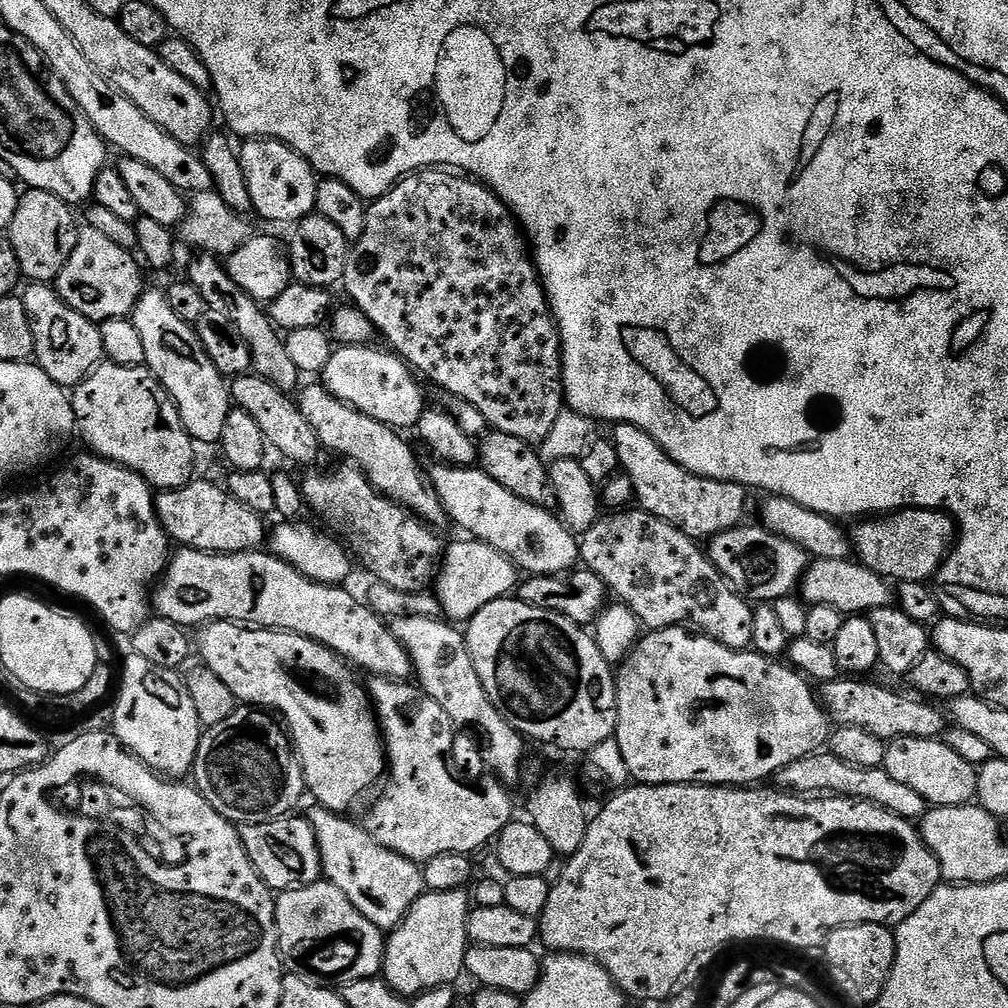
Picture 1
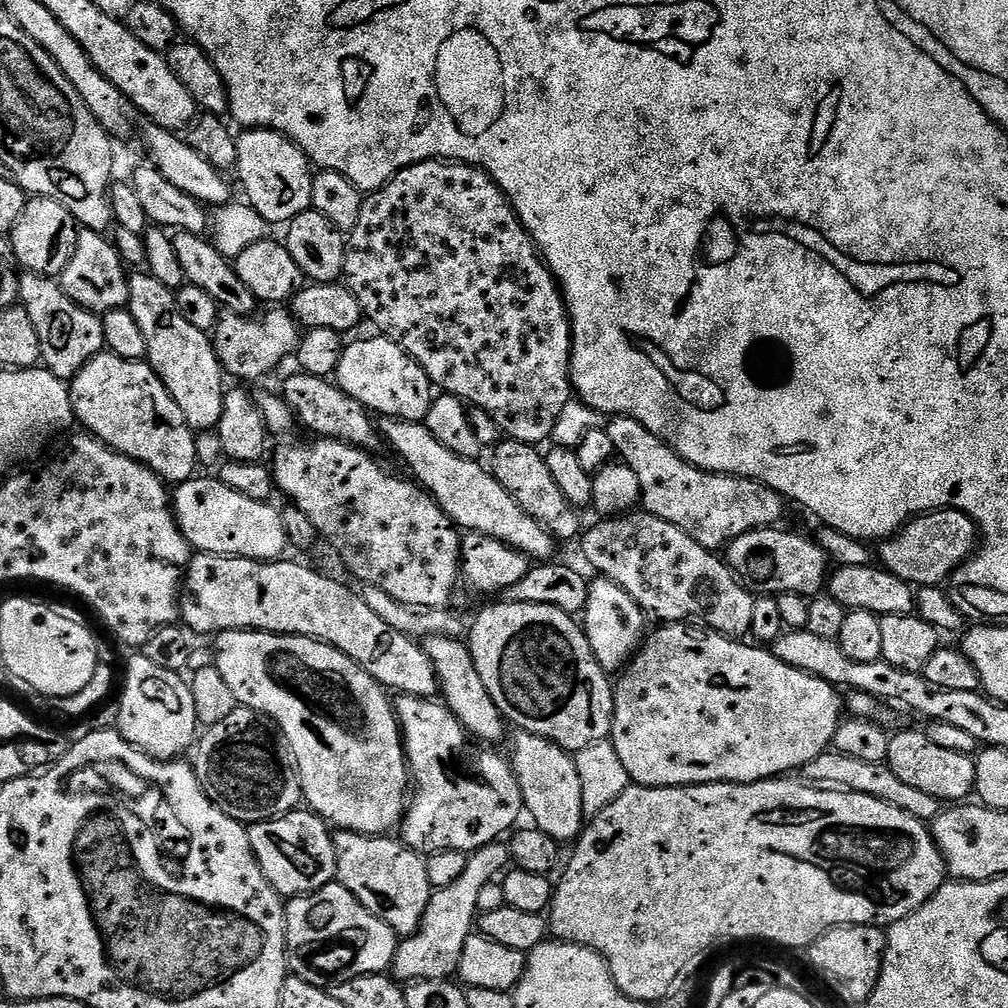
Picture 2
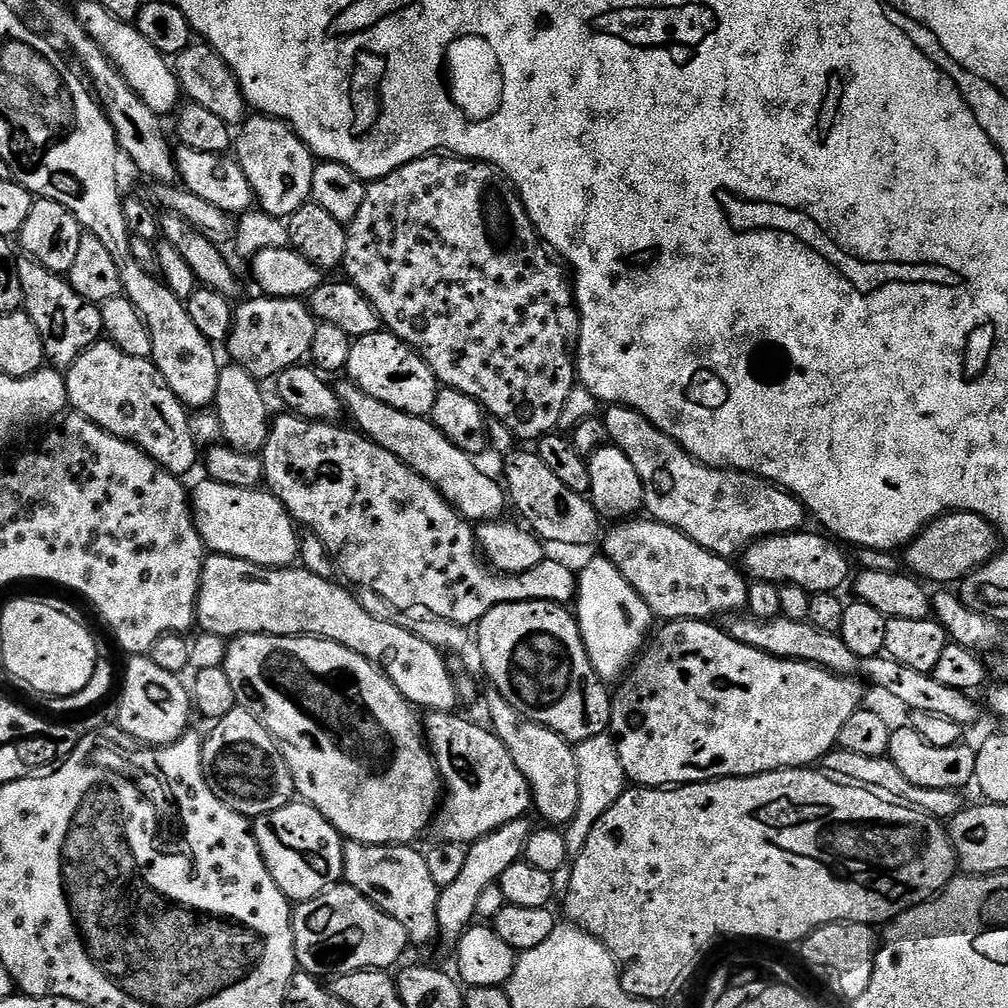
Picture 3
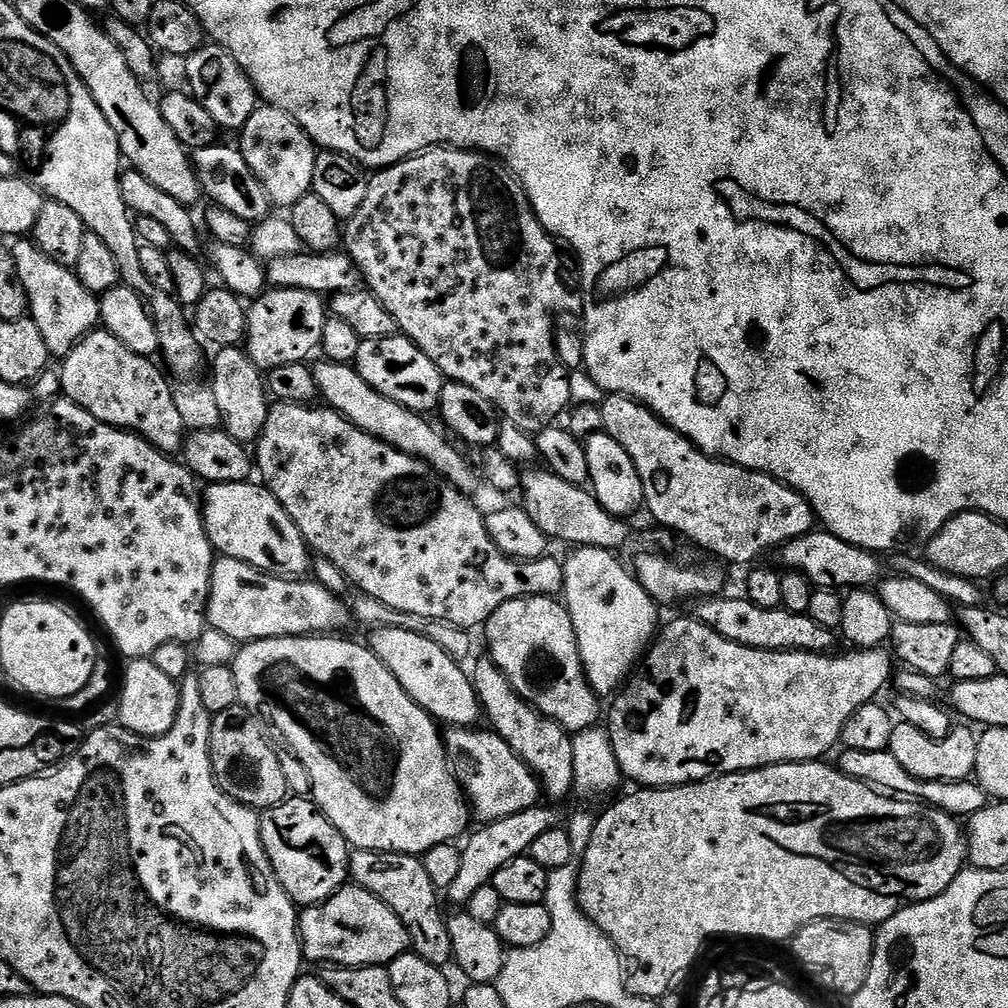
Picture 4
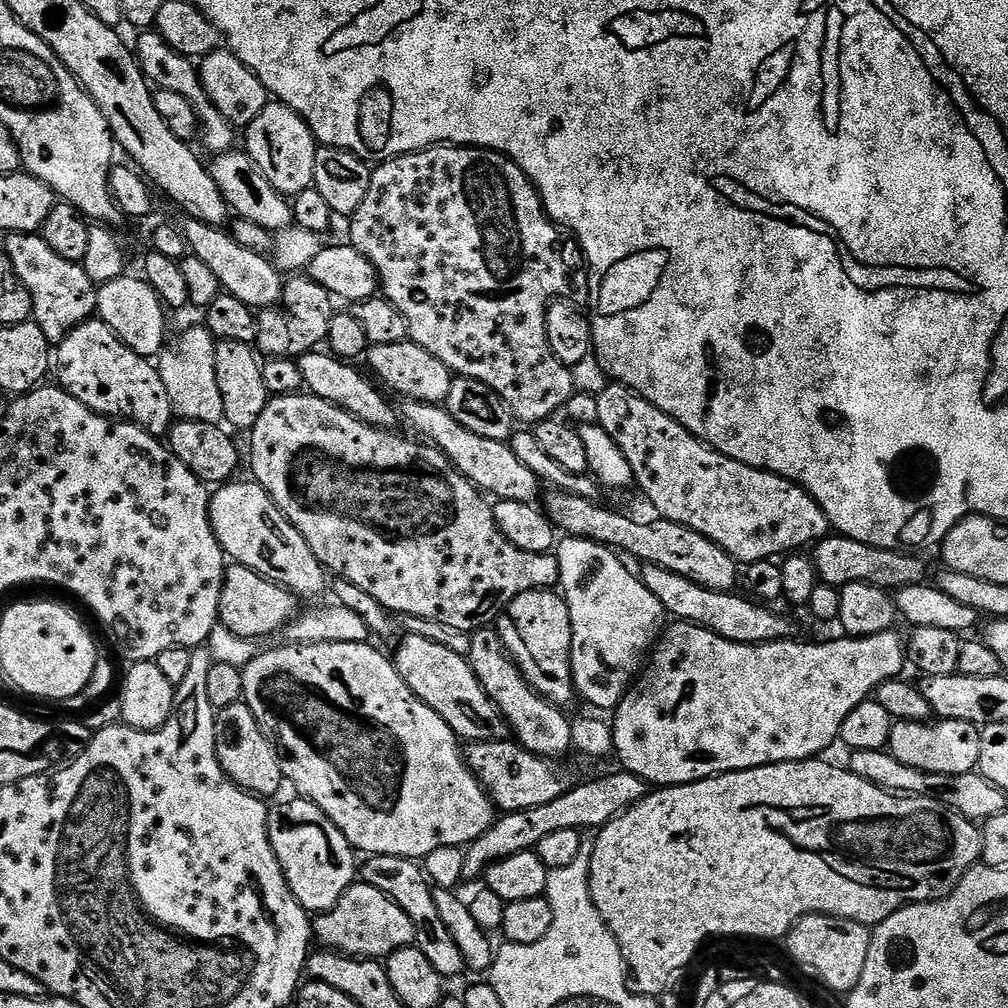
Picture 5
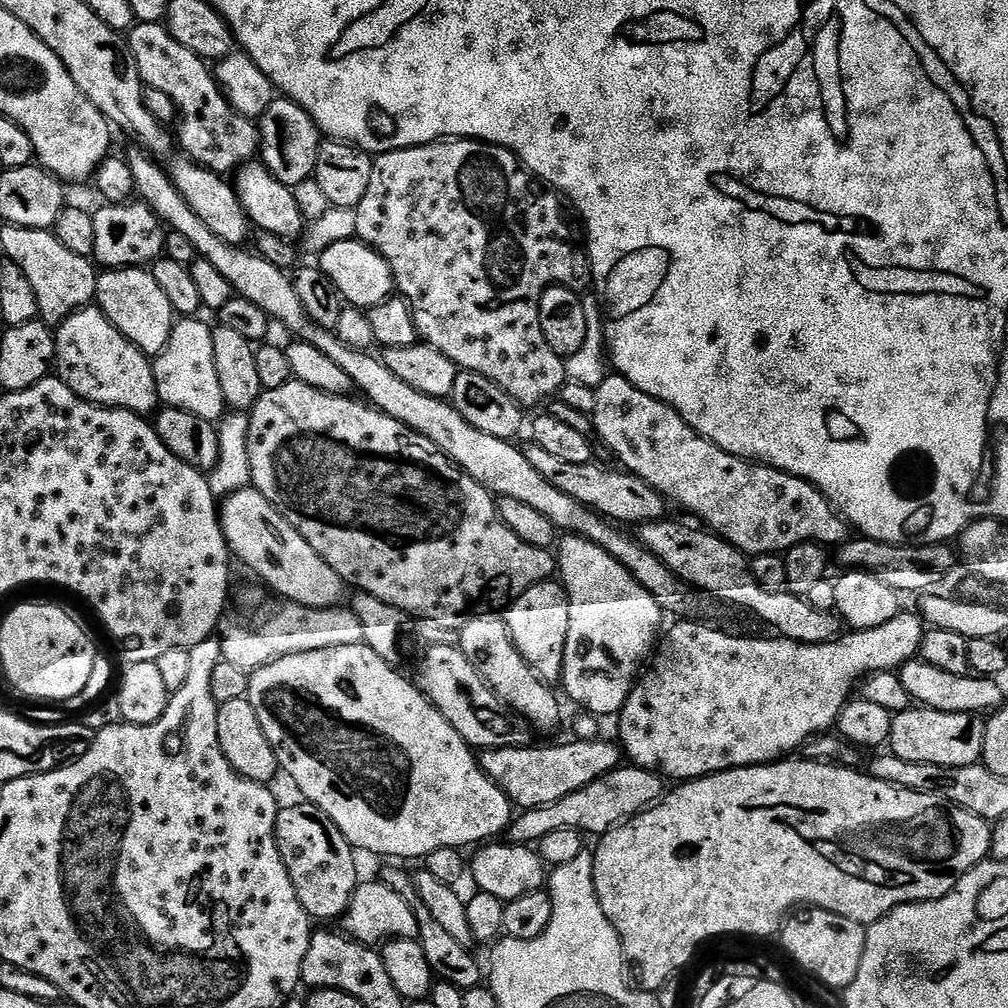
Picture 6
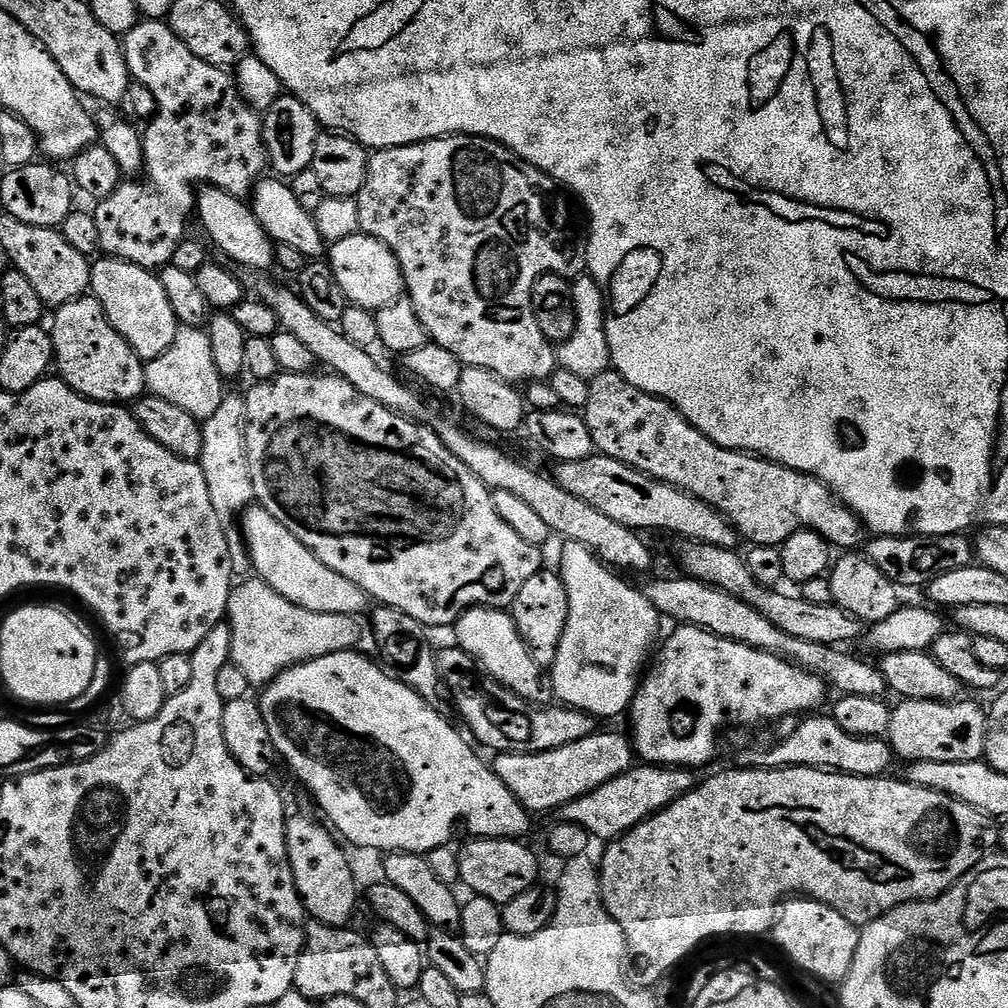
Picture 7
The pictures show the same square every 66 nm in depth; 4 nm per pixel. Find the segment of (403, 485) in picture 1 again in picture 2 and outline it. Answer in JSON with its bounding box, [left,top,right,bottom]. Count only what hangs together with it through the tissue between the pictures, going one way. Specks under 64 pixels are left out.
[282,372,382,450]

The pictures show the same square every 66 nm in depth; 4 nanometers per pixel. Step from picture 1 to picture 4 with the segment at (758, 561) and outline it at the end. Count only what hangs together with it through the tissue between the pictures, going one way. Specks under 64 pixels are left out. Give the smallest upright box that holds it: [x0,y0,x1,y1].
[778,530,882,590]

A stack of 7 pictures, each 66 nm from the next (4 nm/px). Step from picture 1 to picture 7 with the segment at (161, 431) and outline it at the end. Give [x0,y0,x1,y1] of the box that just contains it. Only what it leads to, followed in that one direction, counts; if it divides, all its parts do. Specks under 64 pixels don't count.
[50,294,145,405]

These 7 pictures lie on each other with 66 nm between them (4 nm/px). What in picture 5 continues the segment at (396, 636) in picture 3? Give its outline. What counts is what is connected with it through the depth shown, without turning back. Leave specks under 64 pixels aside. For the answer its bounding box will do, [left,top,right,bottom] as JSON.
[220,562,509,742]

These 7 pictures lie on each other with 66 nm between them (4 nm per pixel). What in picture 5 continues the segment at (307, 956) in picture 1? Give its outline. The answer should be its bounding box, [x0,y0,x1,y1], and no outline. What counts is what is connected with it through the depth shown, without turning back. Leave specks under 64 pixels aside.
[314,882,416,958]

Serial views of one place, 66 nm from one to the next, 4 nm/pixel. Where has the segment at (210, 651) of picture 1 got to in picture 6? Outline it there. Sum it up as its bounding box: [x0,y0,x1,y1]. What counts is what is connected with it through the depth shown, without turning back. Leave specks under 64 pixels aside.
[246,643,514,861]

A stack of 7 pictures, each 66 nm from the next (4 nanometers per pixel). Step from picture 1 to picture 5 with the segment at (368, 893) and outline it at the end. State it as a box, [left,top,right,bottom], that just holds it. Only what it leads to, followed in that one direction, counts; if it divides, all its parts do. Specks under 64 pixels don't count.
[362,856,465,978]

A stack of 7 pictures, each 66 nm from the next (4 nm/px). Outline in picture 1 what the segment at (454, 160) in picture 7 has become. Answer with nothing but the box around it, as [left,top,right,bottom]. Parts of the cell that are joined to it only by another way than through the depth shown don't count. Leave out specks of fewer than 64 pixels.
[342,170,566,446]

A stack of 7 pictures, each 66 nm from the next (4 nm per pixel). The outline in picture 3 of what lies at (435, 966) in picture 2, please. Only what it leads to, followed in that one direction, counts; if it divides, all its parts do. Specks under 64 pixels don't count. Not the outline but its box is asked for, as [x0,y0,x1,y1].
[438,819,534,946]

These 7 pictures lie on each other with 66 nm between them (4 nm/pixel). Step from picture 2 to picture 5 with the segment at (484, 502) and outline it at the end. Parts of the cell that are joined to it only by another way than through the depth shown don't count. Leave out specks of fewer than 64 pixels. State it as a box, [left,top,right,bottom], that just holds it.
[298,350,398,430]

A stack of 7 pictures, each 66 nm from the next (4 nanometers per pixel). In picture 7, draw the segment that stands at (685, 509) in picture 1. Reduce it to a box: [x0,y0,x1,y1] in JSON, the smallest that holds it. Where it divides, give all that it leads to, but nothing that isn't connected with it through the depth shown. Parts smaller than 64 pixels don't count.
[582,370,866,550]

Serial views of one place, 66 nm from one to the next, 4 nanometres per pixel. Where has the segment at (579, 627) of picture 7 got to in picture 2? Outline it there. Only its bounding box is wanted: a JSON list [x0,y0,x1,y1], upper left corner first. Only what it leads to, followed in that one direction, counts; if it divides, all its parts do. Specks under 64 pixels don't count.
[582,578,646,673]

